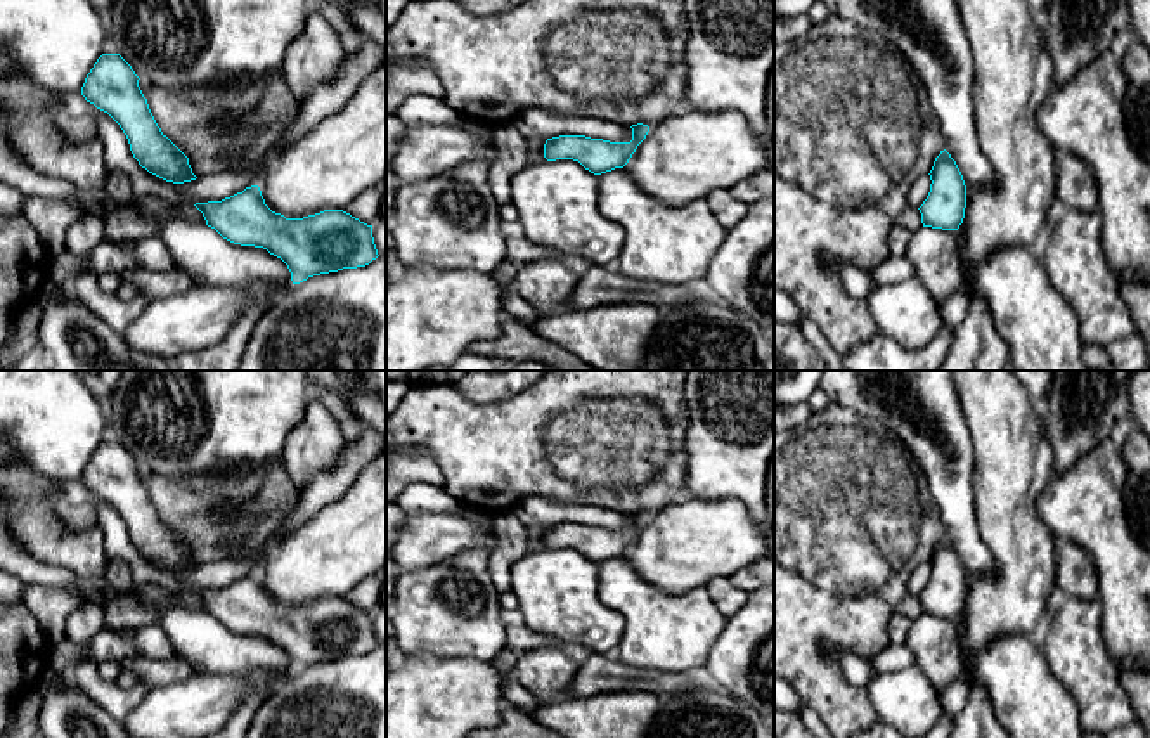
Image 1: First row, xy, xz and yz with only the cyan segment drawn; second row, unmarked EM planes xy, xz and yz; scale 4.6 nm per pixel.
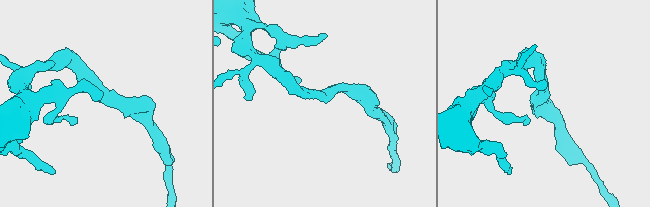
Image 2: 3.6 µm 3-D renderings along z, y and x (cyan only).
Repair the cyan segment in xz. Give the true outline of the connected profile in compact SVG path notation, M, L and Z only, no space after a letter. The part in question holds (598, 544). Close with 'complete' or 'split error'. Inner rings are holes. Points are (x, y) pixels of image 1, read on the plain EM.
M643 511L632 513L630 516L630 530L610 530L585 523L559 523L547 527L544 532L544 546L547 549L578 549L594 563L601 563L615 556L623 556L649 520L649 515Z | complete

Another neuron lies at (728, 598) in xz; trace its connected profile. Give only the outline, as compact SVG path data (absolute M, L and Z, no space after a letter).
M714 577L707 584L708 594L715 606L729 618L748 601L748 592L736 587L729 577Z

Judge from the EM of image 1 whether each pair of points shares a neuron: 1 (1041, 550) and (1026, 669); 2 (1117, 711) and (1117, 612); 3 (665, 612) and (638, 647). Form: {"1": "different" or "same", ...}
{"1": "different", "2": "different", "3": "same"}

